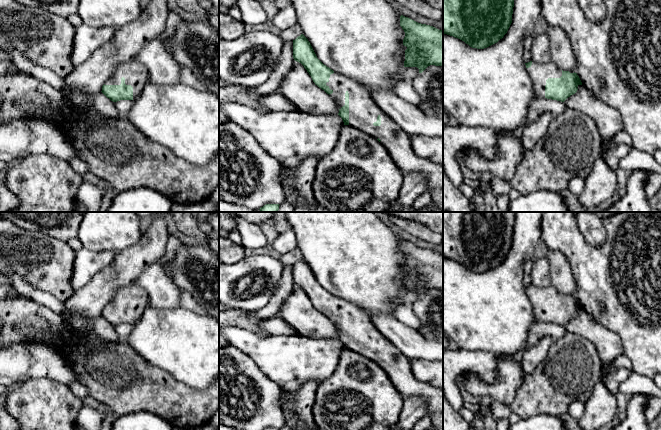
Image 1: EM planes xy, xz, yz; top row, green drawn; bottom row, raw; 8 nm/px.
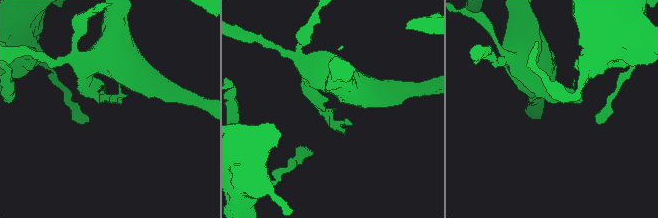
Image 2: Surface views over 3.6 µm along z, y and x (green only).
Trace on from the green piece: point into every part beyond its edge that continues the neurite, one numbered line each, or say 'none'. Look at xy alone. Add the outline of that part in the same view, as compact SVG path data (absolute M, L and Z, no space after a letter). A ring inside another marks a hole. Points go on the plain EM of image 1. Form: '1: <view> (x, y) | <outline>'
1: xy (135, 298) | M135 284L118 289L105 309L120 309L122 301L125 302L126 309L133 311L133 324L141 318L144 310L149 306L148 293Z

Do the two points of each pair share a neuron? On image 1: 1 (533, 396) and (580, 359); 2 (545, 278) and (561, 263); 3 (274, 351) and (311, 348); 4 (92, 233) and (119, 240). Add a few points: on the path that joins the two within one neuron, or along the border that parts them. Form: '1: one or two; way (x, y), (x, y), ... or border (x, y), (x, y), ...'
1: one; way (545, 390), (549, 389), (568, 371)
2: two; border (545, 256), (549, 262), (551, 284)
3: one; way (283, 351), (302, 351)
4: one; way (99, 233), (112, 233)

